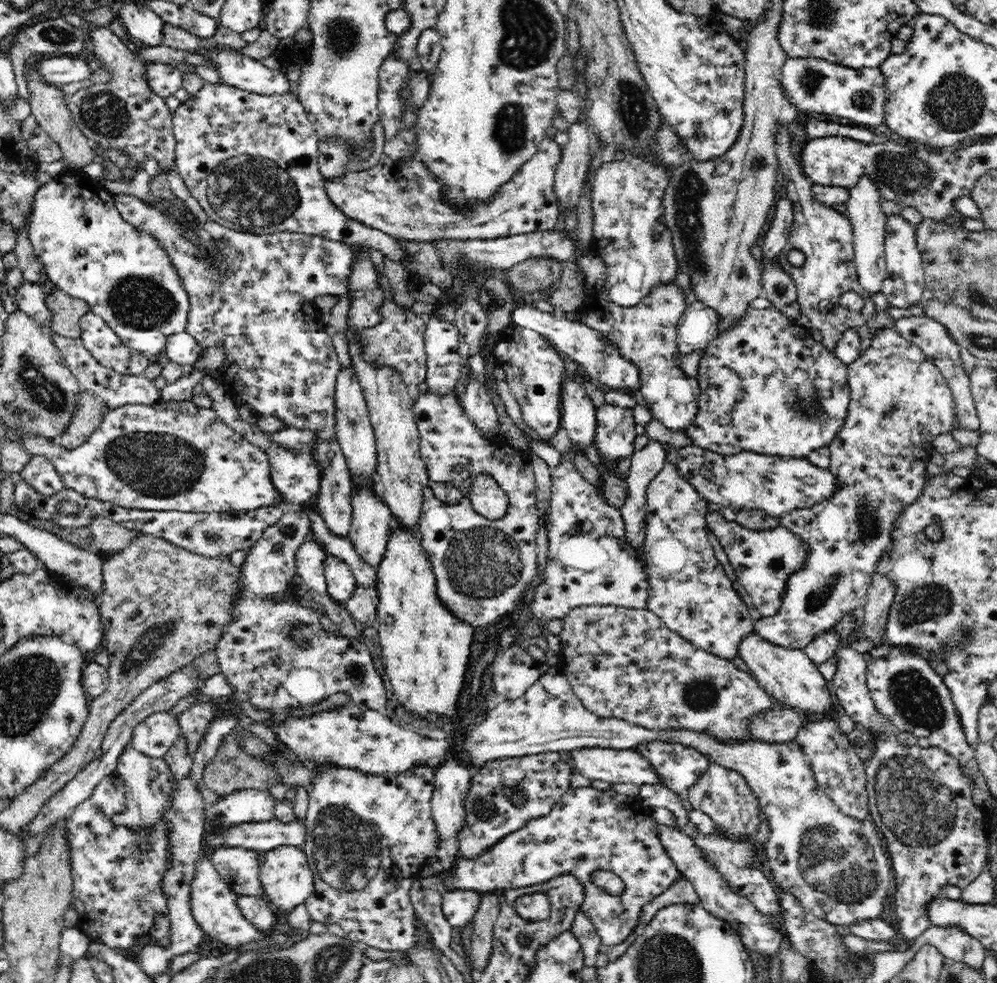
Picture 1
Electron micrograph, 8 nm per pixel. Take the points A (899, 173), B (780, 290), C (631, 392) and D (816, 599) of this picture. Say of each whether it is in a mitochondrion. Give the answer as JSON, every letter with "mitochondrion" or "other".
{"A":"mitochondrion","B":"mitochondrion","C":"other","D":"mitochondrion"}

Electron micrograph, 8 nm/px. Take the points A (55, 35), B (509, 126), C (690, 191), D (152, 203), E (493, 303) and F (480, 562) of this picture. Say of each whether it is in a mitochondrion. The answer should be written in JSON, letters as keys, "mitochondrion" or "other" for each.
{"A":"mitochondrion","B":"mitochondrion","C":"mitochondrion","D":"other","E":"other","F":"mitochondrion"}

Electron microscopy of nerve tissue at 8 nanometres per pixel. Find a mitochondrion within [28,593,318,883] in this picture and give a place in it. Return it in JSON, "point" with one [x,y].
{"point":[146,645]}

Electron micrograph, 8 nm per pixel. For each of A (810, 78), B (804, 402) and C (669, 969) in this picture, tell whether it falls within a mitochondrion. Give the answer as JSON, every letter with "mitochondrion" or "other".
{"A":"mitochondrion","B":"mitochondrion","C":"mitochondrion"}

